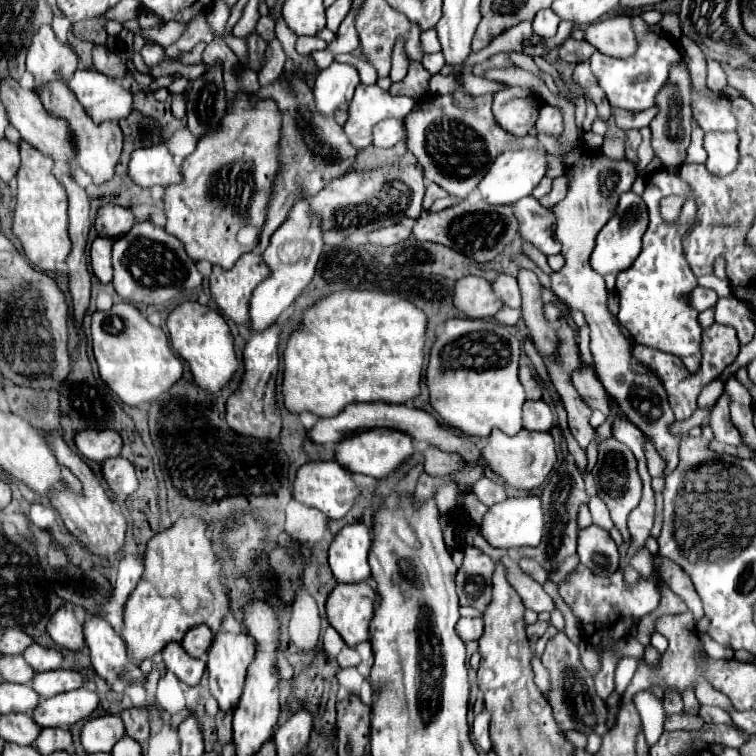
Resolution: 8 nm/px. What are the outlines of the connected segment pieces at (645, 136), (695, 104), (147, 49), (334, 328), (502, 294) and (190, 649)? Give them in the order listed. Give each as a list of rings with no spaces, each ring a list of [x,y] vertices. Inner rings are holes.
[[[642,128],[640,134],[642,134],[642,144],[638,146],[638,158],[640,158],[638,172],[644,176],[646,174],[646,164],[654,158],[654,150],[650,146],[650,130],[648,128]]]
[[[692,90],[692,110],[694,120],[704,132],[720,130],[720,132],[732,132],[736,130],[736,118],[730,114],[730,102],[728,98],[720,98],[718,102],[712,102],[710,98],[700,98]]]
[[[144,46],[142,56],[144,56],[146,64],[150,64],[150,66],[158,64],[164,58],[164,48],[160,48],[160,46]]]
[[[340,290],[320,298],[318,302],[314,302],[310,308],[304,310],[300,326],[296,330],[292,330],[292,334],[288,336],[286,348],[284,348],[284,380],[282,380],[282,396],[284,396],[284,406],[294,412],[312,412],[316,416],[334,416],[338,412],[342,412],[348,404],[354,402],[388,402],[388,404],[404,404],[406,400],[412,400],[420,394],[420,372],[422,372],[422,362],[424,362],[424,338],[426,338],[426,314],[422,310],[418,310],[412,302],[394,296],[394,294],[386,294],[386,292],[376,290]]]
[[[500,274],[496,276],[494,284],[492,284],[496,296],[510,308],[520,308],[522,306],[522,298],[520,298],[520,288],[514,276],[510,274]]]
[[[200,624],[200,626],[194,626],[186,632],[186,636],[182,640],[182,646],[192,658],[200,658],[204,652],[208,652],[208,648],[212,644],[212,638],[214,638],[212,632],[204,624]]]

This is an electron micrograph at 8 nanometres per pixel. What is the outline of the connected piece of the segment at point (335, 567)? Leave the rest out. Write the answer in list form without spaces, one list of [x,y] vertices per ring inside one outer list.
[[[346,524],[328,548],[328,564],[338,582],[362,582],[370,578],[368,548],[370,532],[364,524]]]

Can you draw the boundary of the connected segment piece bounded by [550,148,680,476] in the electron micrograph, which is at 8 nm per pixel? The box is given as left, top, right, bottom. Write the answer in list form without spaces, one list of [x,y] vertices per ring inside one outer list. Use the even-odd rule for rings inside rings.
[[[576,148],[564,156],[566,174],[570,176],[570,188],[562,202],[554,206],[554,214],[558,220],[556,236],[562,244],[564,266],[554,272],[551,278],[552,292],[572,310],[580,310],[590,324],[590,350],[596,362],[596,372],[600,382],[604,384],[606,392],[616,398],[620,408],[626,412],[628,420],[636,424],[644,434],[648,434],[662,460],[666,462],[664,474],[668,476],[678,466],[678,442],[680,436],[668,432],[668,424],[674,422],[674,414],[670,414],[670,406],[666,402],[666,392],[662,384],[650,374],[650,370],[638,366],[632,356],[630,340],[620,332],[616,316],[612,316],[606,308],[606,286],[604,280],[592,270],[590,254],[596,244],[596,236],[602,226],[616,214],[618,198],[622,192],[628,192],[638,176],[636,168],[628,160],[614,162],[602,154],[592,156],[586,148]],[[644,376],[644,378],[632,378]]]

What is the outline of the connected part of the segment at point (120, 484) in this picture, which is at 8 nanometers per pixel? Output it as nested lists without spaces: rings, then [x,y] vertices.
[[[122,456],[104,460],[102,462],[102,476],[112,492],[120,492],[124,496],[130,496],[138,488],[134,466]]]

